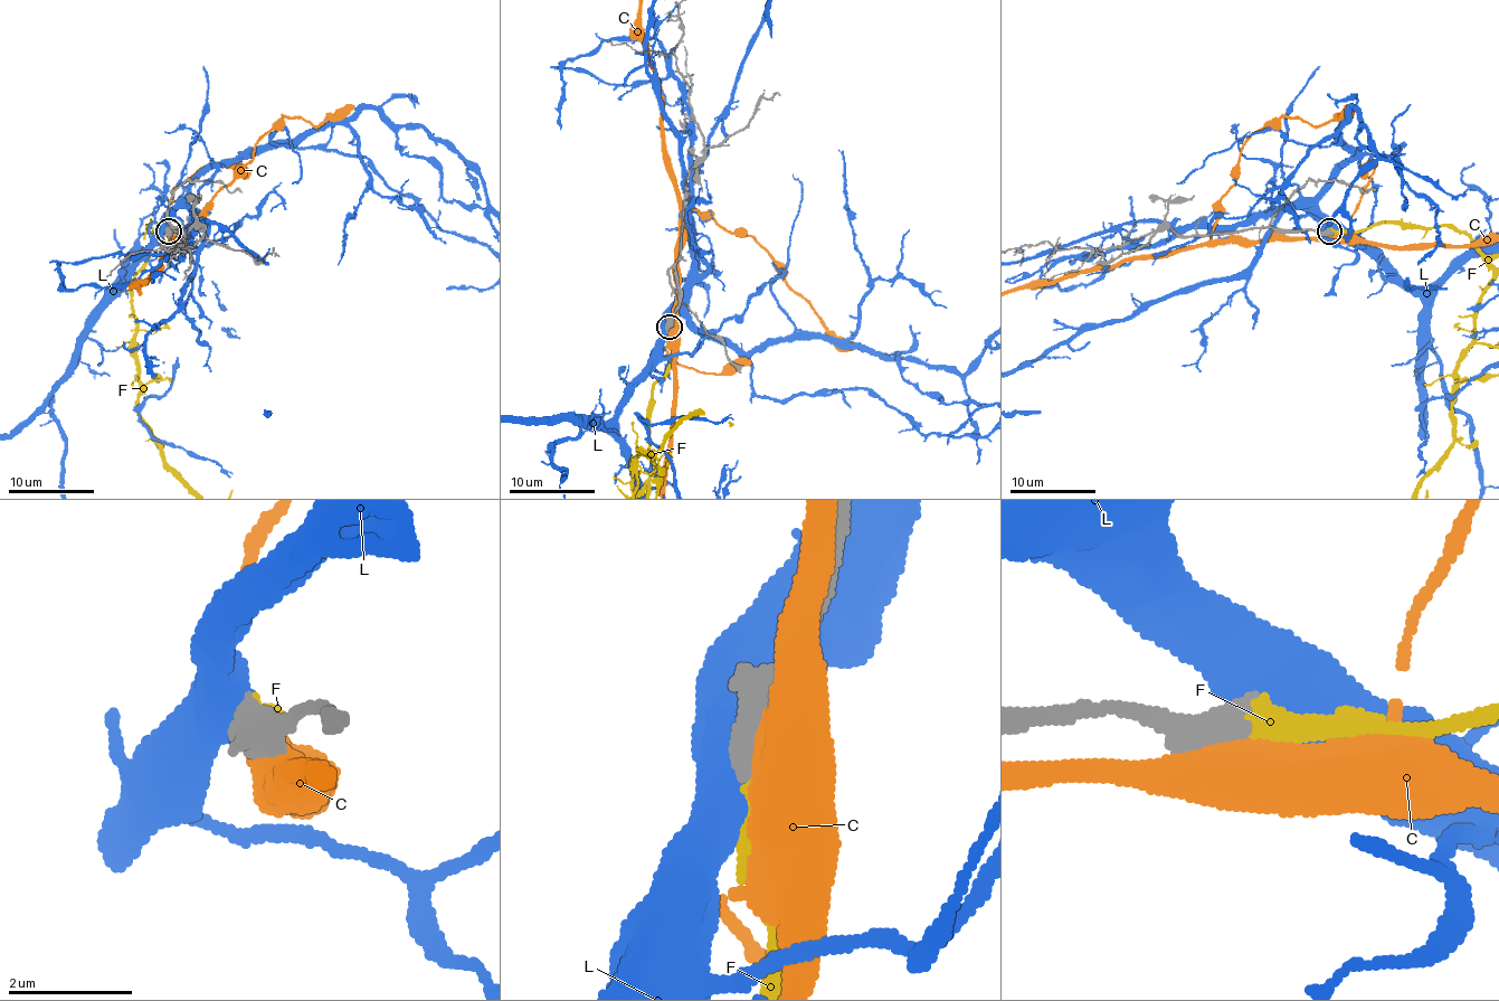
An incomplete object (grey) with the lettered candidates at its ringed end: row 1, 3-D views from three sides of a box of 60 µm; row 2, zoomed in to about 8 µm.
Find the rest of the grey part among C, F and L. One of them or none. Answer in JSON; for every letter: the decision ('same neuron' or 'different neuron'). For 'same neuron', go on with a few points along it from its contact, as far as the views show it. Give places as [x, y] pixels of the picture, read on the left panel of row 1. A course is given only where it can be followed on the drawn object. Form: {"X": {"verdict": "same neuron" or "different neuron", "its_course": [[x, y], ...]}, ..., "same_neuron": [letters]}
{"C": {"verdict": "different neuron"}, "F": {"verdict": "same neuron"}, "L": {"verdict": "different neuron"}, "same_neuron": ["F"]}

